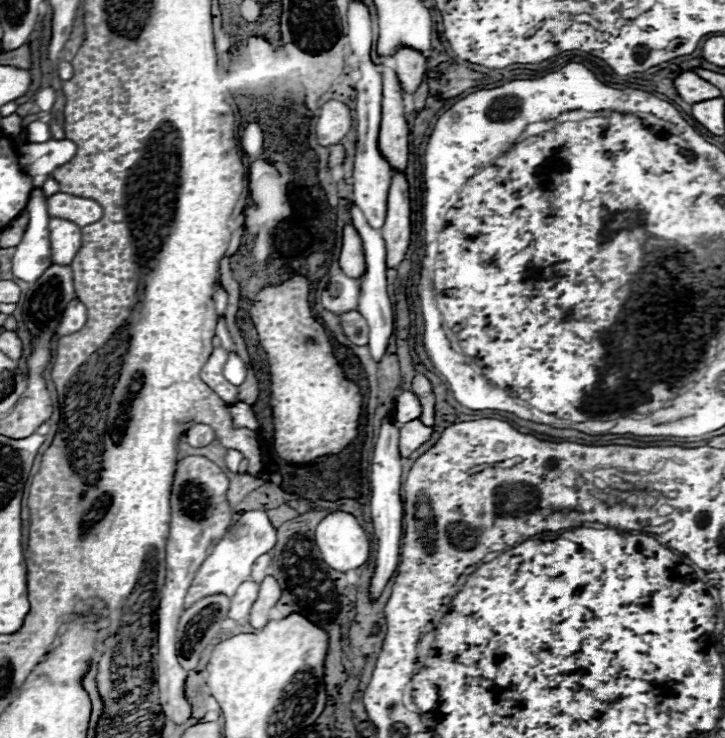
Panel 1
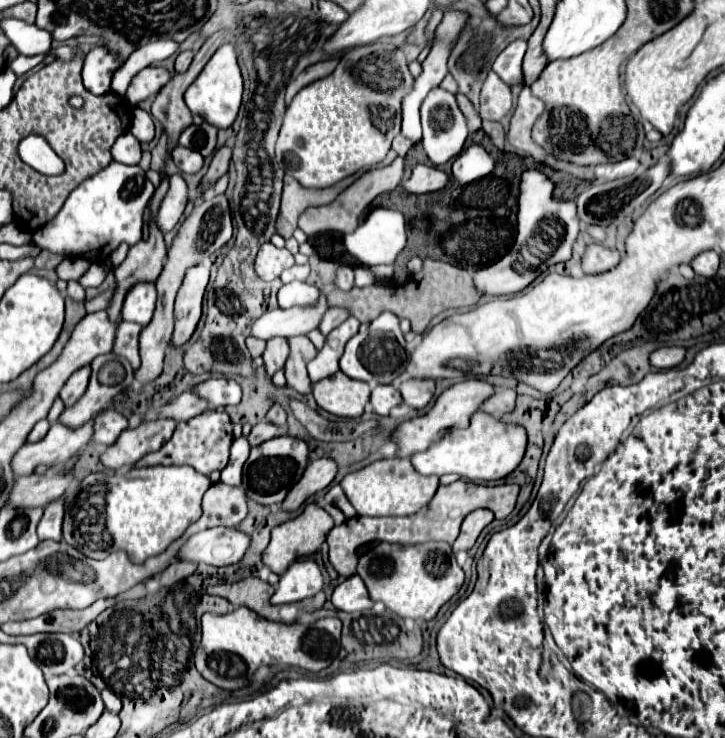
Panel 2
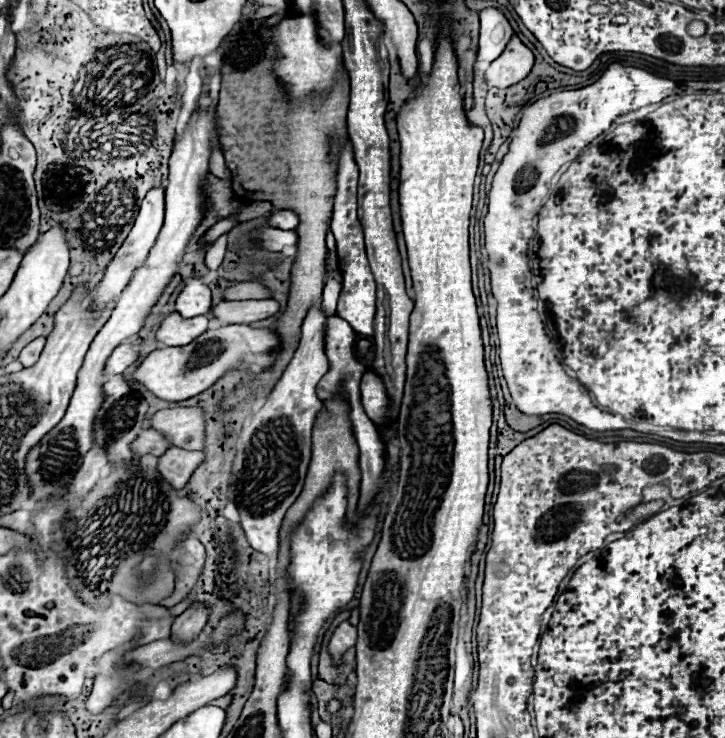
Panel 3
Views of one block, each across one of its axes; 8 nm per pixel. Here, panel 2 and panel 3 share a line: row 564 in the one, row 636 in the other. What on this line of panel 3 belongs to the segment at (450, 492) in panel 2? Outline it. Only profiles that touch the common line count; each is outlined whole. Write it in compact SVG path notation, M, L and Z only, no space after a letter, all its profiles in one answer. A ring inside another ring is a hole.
M342 622L336 628L336 632L332 634L332 640L330 640L330 646L328 646L328 650L330 650L332 660L334 660L336 666L340 664L342 652L348 650L350 646L354 646L354 644L356 644L356 630L354 630L354 626L348 624L348 622Z

